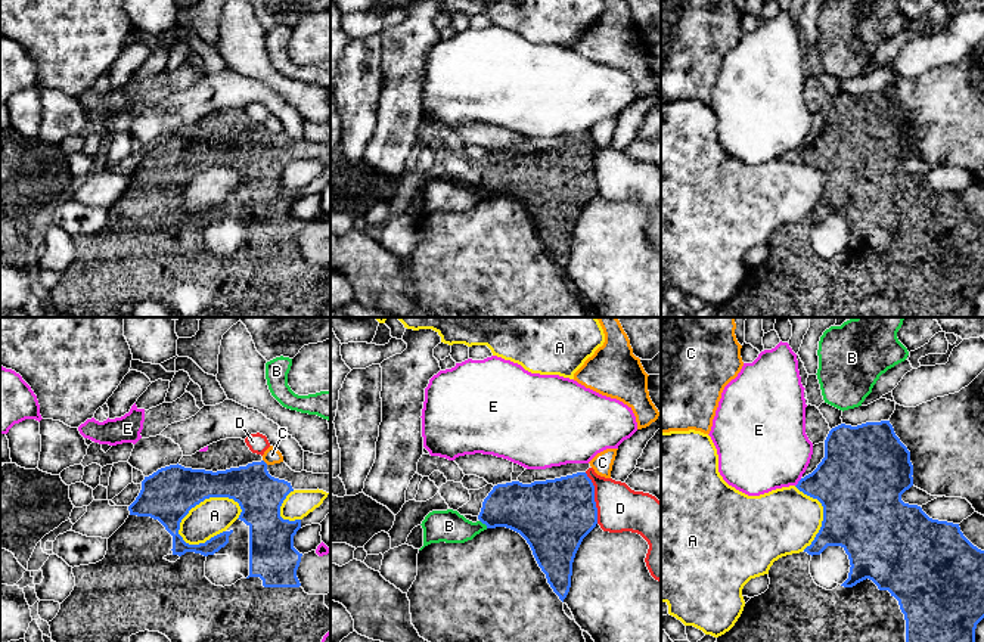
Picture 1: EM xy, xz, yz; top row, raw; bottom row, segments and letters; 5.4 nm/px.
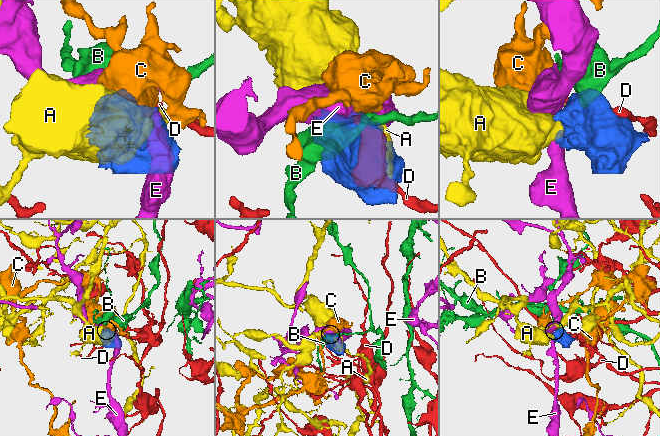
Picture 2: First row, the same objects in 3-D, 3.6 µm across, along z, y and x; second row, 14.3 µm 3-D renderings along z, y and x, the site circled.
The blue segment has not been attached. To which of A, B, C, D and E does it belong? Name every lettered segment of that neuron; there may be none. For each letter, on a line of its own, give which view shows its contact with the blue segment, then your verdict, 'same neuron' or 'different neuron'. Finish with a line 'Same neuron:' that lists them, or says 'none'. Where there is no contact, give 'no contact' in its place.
A: xy | different neuron
B: xz | different neuron
C: xy | different neuron
D: xz | different neuron
E: yz | different neuron
Same neuron: none

